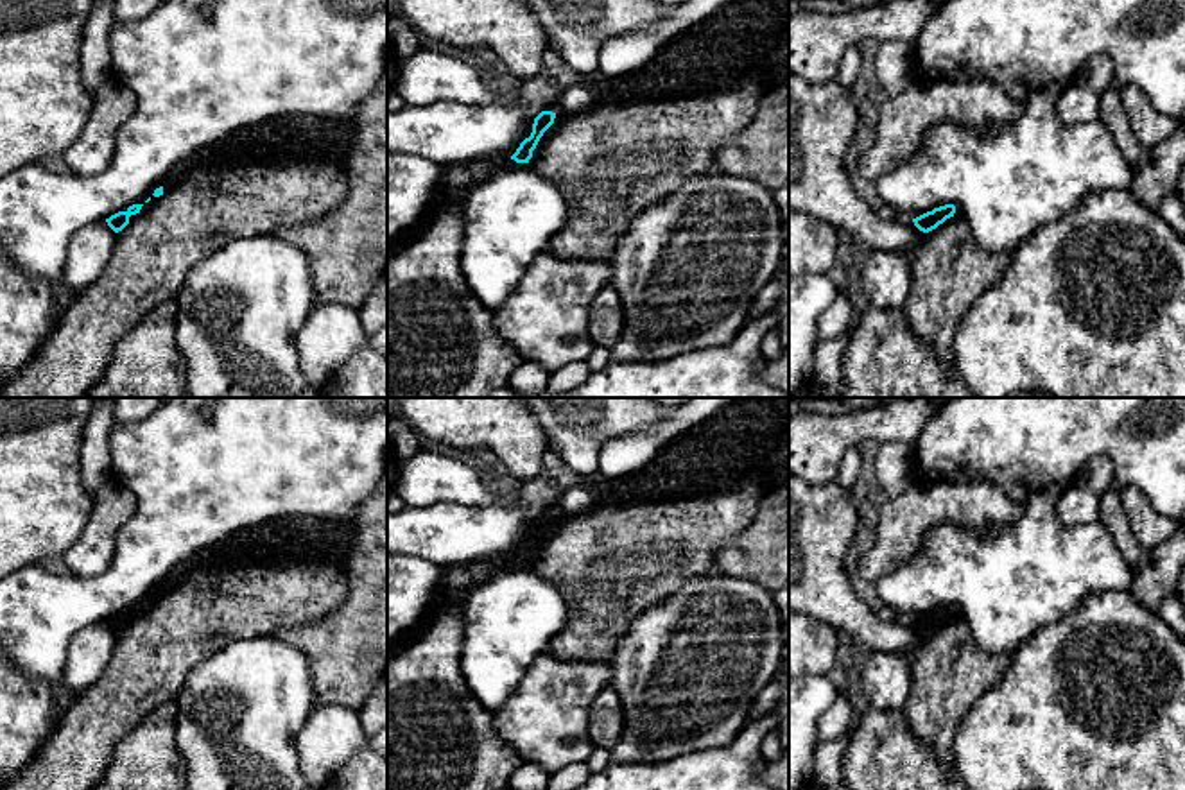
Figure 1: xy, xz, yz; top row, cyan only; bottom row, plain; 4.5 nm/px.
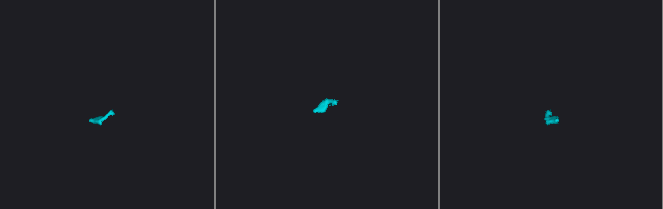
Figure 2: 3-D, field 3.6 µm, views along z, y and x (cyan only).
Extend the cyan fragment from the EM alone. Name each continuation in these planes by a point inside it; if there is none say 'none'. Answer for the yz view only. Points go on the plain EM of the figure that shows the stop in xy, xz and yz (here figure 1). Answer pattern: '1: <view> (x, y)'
none

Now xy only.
none

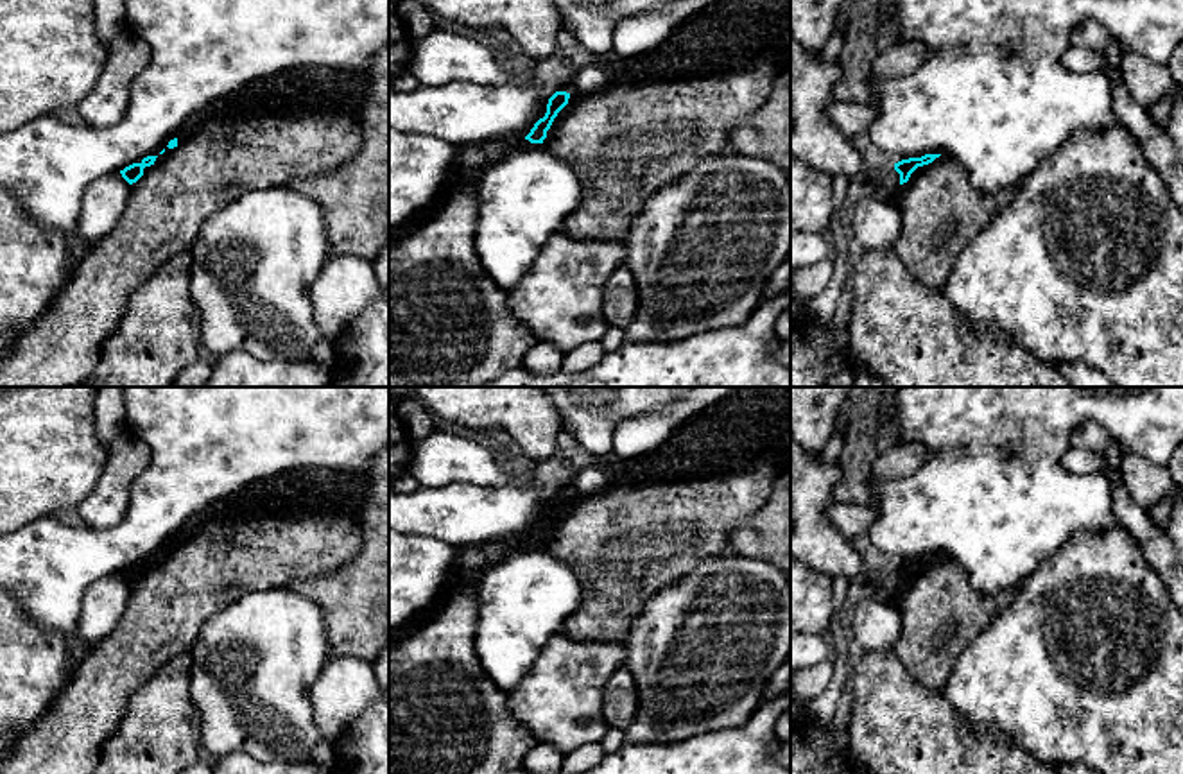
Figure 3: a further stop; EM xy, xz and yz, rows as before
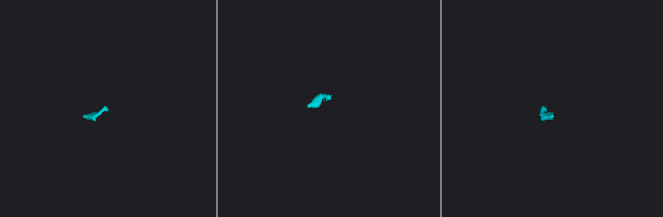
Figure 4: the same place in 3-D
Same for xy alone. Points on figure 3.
none

